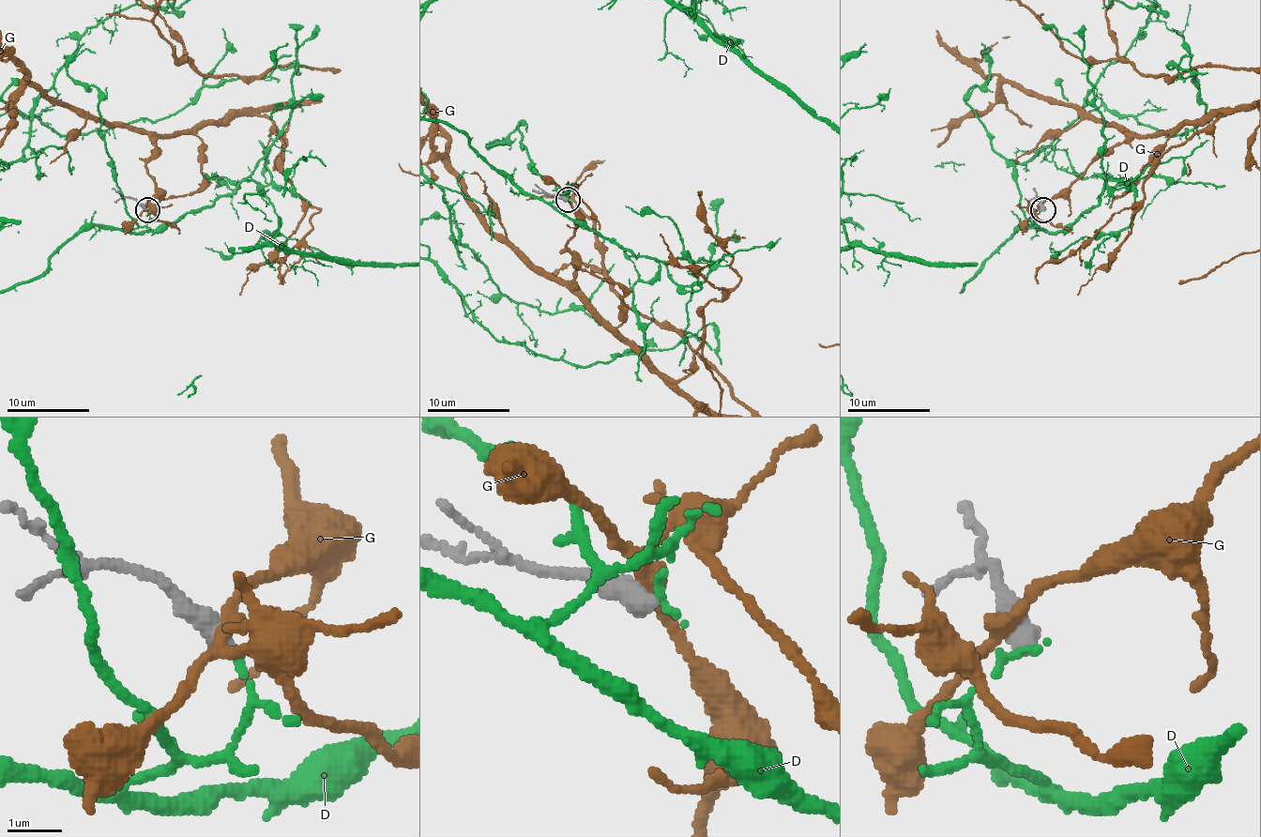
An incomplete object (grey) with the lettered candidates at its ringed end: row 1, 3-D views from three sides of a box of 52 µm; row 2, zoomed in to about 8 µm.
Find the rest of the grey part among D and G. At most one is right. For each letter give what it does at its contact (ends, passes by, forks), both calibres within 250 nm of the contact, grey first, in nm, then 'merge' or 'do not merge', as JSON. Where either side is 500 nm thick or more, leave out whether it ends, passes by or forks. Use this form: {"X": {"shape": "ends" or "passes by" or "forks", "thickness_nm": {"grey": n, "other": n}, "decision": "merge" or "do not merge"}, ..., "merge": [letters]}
{"D": {"shape": "ends", "thickness_nm": {"grey": 440, "other": 150}, "decision": "do not merge"}, "G": {"thickness_nm": {"grey": 500, "other": 200}, "decision": "do not merge"}, "merge": []}

